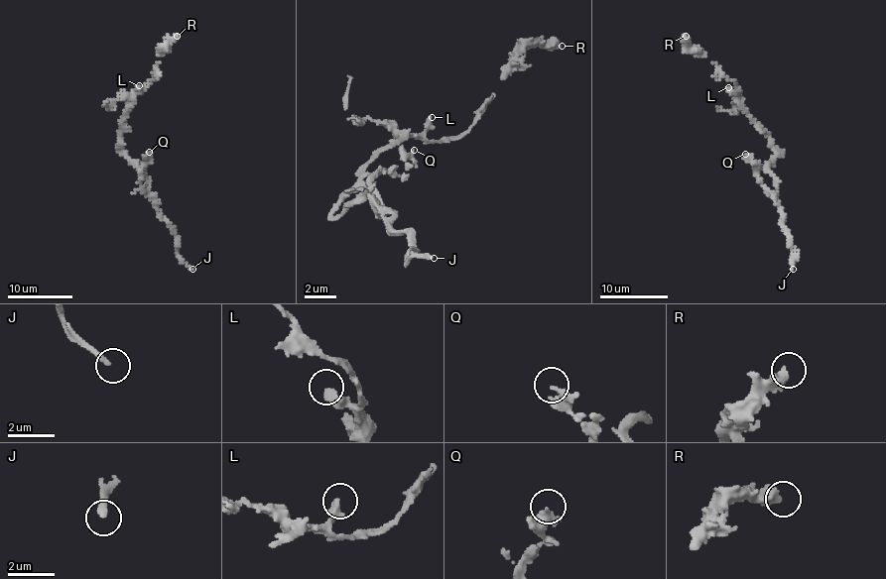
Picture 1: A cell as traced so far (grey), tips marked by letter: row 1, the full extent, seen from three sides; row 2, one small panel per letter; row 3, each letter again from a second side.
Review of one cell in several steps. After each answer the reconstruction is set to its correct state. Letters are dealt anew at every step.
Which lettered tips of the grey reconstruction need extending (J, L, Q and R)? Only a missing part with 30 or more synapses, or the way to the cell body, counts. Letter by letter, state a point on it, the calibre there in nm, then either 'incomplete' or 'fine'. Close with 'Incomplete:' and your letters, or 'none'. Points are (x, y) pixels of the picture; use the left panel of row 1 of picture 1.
J: place (192, 269); calibre 240 nm; fine
L: place (139, 85); calibre 400 nm; fine
Q: place (149, 152); calibre 300 nm; fine
R: place (177, 36); calibre 500 nm; fine
Incomplete: none

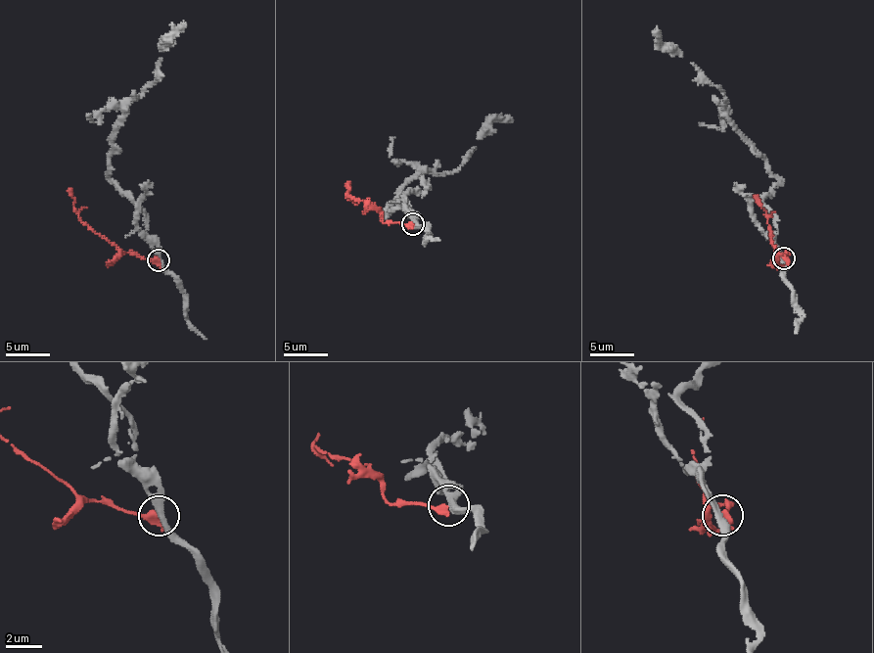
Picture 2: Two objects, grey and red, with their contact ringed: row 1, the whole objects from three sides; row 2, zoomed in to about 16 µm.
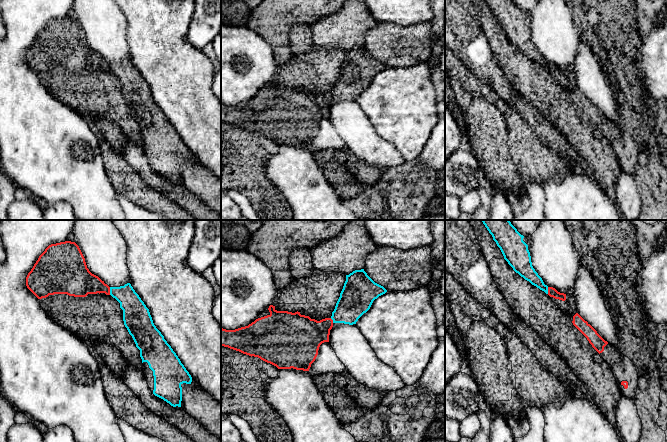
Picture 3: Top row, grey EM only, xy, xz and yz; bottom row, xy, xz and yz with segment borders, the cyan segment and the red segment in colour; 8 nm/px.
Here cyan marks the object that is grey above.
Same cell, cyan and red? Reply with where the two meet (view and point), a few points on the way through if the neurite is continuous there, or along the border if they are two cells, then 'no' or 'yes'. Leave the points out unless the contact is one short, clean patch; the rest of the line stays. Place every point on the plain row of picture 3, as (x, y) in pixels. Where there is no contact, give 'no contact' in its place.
meets cyan in xy at (110, 67); border along xy (109, 63), (110, 70); no

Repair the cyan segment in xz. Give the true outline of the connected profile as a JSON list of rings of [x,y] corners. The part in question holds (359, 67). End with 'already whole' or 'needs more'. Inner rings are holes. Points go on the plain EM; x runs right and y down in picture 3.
[[[364,45],[346,51],[340,73],[332,88],[333,99],[356,100],[370,85],[373,77],[386,68],[387,66],[375,59]]]; already whole

